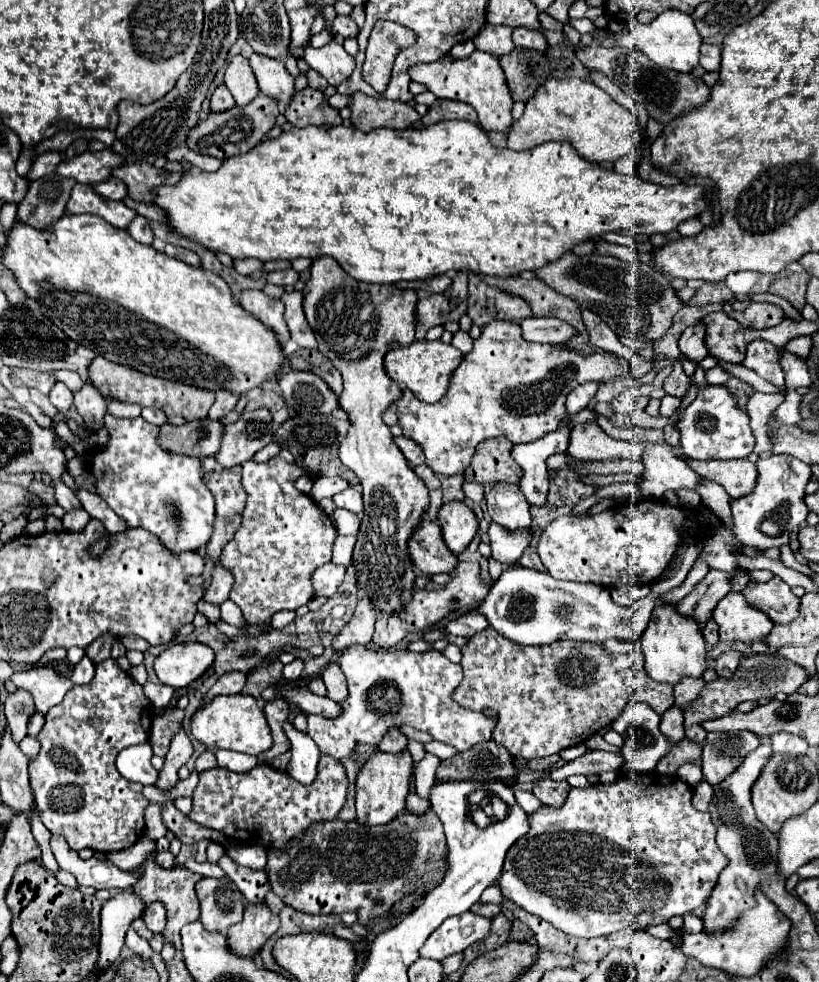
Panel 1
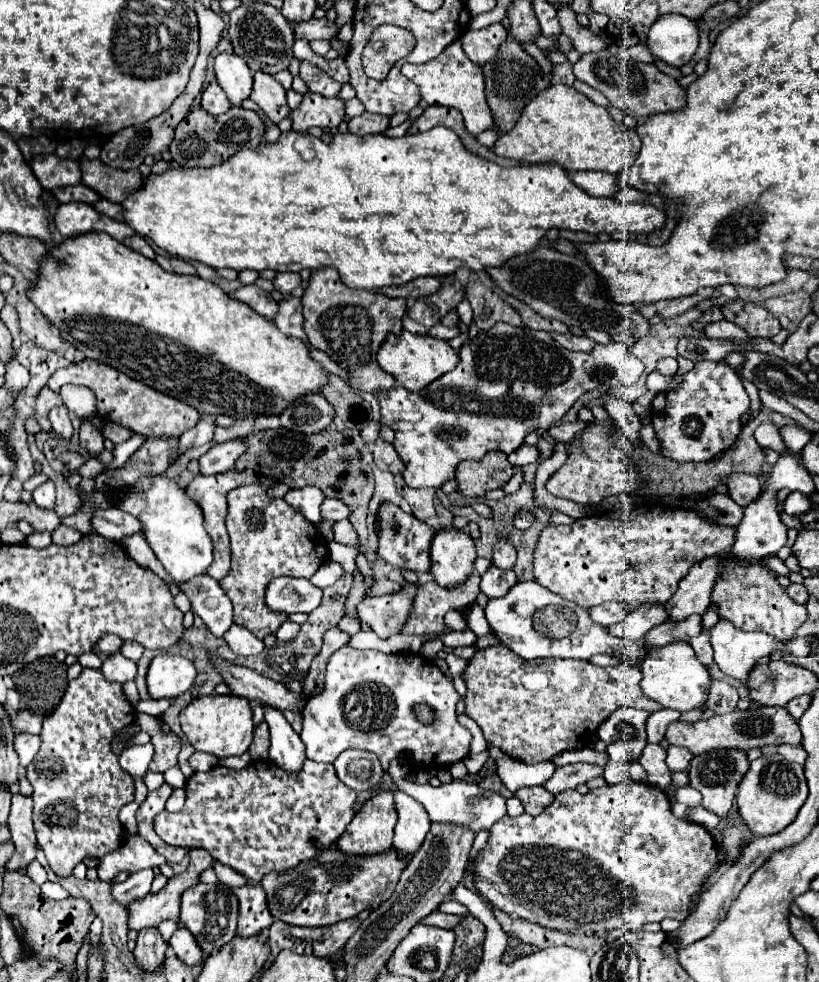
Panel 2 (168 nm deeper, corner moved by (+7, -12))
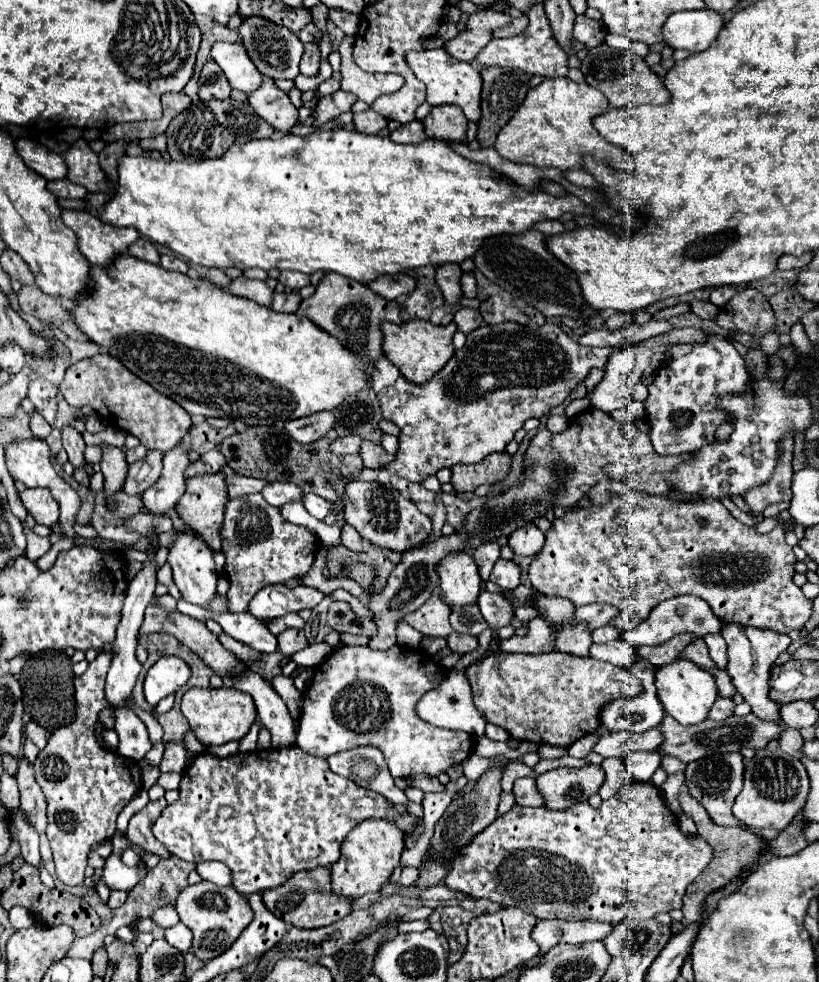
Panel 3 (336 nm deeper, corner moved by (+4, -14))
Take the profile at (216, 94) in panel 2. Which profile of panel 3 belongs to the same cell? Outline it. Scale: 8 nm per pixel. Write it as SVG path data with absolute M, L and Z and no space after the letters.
M209 60L201 70L201 84L199 84L199 98L201 100L227 100L231 96L231 86L223 74L223 70Z

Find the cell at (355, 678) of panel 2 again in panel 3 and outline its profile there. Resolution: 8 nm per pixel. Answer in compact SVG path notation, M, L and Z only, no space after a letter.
M369 646L339 648L321 666L315 668L313 682L303 696L305 704L299 718L297 746L303 748L303 752L319 758L327 758L349 748L375 746L383 752L393 778L409 778L413 774L439 776L449 766L461 764L473 750L471 734L431 726L419 720L419 716L415 714L417 700L423 694L427 694L431 688L437 688L443 676L445 670L423 650L405 648L405 646L393 646L385 652L371 650Z

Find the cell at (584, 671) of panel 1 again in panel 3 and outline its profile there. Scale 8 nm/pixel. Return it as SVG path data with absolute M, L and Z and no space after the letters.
M495 652L483 658L479 664L467 668L467 678L473 690L473 704L483 712L489 724L501 726L515 740L529 740L537 746L571 746L579 738L593 734L601 722L601 708L617 698L635 698L643 692L641 680L629 670L601 662L595 658L579 658L571 654L547 652L547 654L505 654Z

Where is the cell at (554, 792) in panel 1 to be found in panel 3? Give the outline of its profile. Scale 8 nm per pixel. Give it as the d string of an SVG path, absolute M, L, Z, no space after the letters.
M519 778L519 780L515 780L513 794L515 794L519 806L531 806L531 808L545 806L543 796L535 788L535 778Z

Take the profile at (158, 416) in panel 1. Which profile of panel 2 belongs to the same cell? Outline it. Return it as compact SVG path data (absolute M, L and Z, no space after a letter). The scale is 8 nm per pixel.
M132 434L130 440L126 440L124 444L118 444L114 448L114 460L105 466L106 472L120 468L120 464L124 464L140 448L140 444L144 444L144 438L140 438L138 434Z

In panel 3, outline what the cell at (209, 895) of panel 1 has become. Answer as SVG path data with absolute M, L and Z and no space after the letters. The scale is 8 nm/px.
M211 882L187 886L179 894L175 908L181 922L193 932L193 954L205 962L223 954L253 920L253 910L249 908L245 896L239 896L239 892L235 892L231 886L217 886Z

